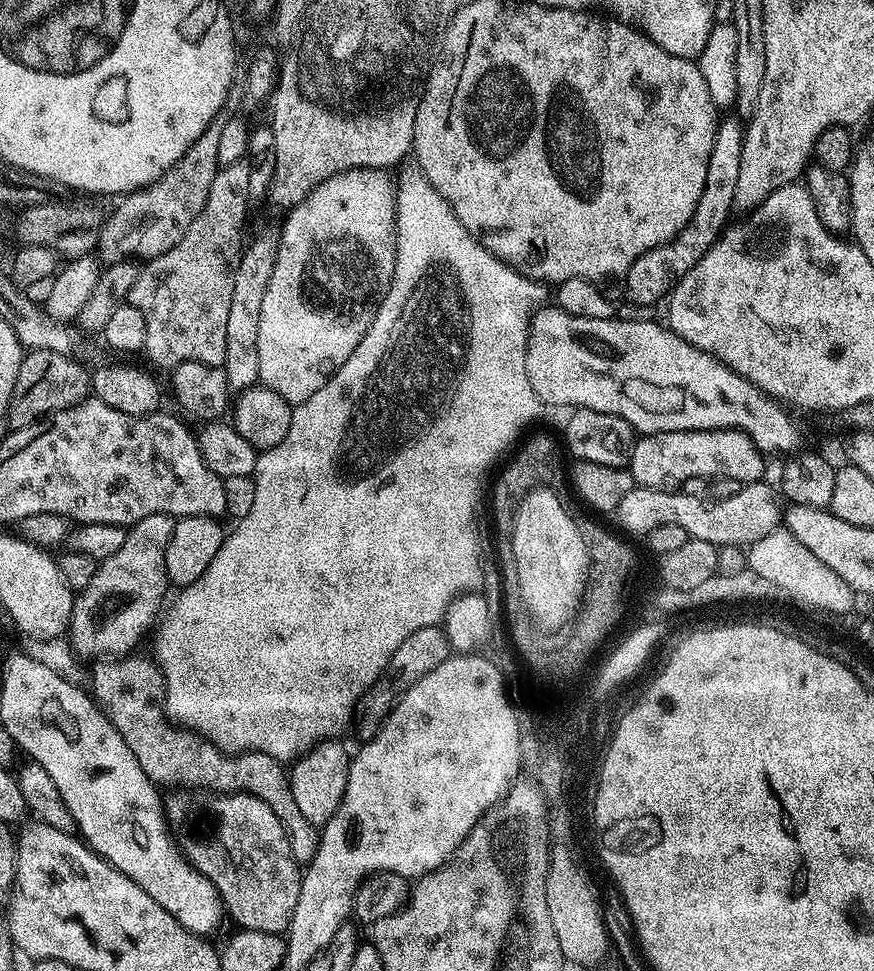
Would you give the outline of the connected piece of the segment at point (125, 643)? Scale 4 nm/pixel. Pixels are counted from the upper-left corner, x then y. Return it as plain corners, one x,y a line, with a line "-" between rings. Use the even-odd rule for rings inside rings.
150,514
150,518
142,518
137,524
128,528
128,537
126,542
122,542
121,549
111,558
97,563
94,578
90,578
90,586
83,588
72,601
70,637
72,636
73,646
82,655
98,658
103,654
131,653
135,649
132,647
147,634
148,627
152,623
152,627
157,623
165,607
164,595
167,594
168,588
170,589
164,551
170,542
170,534
175,525
176,520
173,517
166,514

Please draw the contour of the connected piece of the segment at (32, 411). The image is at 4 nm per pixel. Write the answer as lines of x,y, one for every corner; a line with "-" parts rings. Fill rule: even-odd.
32,350
24,357
14,382
14,394
8,407
8,427
15,430
25,428
53,412
61,412
89,399
92,392
92,378
89,369
79,360
54,354
50,350

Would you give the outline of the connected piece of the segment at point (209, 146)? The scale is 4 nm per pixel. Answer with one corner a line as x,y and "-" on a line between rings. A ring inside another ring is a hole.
237,62
226,101
202,132
202,137
195,140
194,146
190,146
170,170
147,187
127,193
114,212
107,215
97,244
99,255
107,263
134,257
149,260
162,255
181,241
209,198
210,185
221,165
218,158
220,135
231,119
243,115
243,108
250,98
249,88
250,66
248,62

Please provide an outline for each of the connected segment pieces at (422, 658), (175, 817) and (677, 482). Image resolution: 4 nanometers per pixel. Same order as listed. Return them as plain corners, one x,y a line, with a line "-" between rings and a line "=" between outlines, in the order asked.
443,627
414,630
414,634
410,634
410,638
406,638
406,642
402,642
402,646
398,646
398,650
394,650
394,654
390,658
386,670
378,678
378,682
374,682
374,686
370,686
370,690
366,690
366,694
362,694
362,698
357,702
354,717
354,733
356,732
357,741
373,740
378,734
378,730
382,730
393,706
403,698
404,692
410,690
410,686
414,686
414,682
426,678
426,674
430,674
430,670
442,666
442,662
446,662
453,652
453,645
448,643
448,636
444,633
=
172,790
163,801
168,830
183,857
218,890
225,913
241,929
287,933
302,875
278,814
249,792
=
736,428
718,430
674,430
654,432
639,437
628,463
633,481
642,488
680,490
687,480
700,480
703,476
721,476
724,480
737,480
737,485
758,484
764,476
765,453

